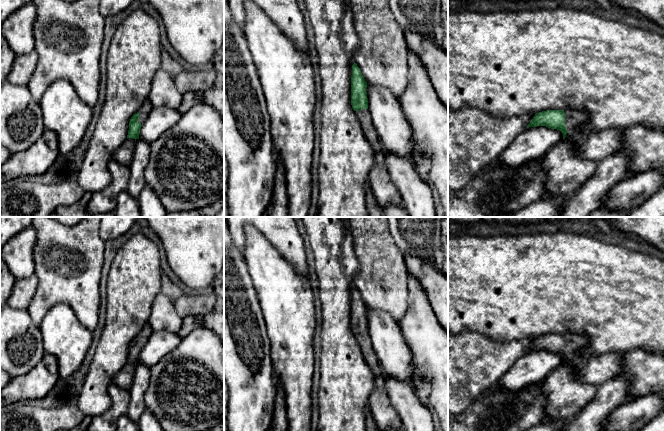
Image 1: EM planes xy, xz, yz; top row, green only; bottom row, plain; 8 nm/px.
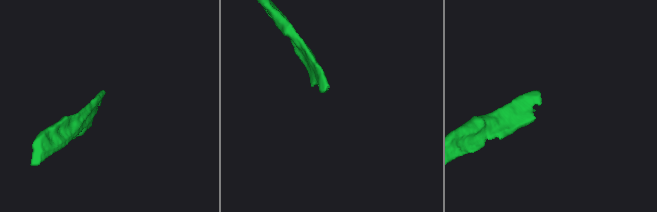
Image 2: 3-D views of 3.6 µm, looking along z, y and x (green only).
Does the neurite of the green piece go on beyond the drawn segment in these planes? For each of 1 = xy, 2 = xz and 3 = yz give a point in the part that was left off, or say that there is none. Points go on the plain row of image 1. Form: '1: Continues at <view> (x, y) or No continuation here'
1: Continues at xy (124, 378)
2: Continues at xz (384, 414)
3: Continues at yz (596, 369)

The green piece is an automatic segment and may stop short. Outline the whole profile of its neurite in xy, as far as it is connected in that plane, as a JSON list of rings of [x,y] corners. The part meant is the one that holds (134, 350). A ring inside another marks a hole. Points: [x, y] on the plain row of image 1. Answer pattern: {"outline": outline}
{"outline": [[[147,323],[142,328],[138,336],[131,341],[129,345],[127,363],[113,378],[112,383],[116,386],[127,390],[130,389],[133,382],[135,369],[139,363],[140,353],[152,332],[151,326]]]}

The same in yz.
{"outline": [[[577,333],[566,334],[546,334],[536,337],[533,343],[528,348],[529,351],[546,350],[551,353],[560,354],[563,358],[563,363],[571,366],[579,380],[600,386],[605,381],[620,374],[623,365],[625,353],[603,353],[586,357],[580,354],[580,349],[586,346],[588,338]]]}

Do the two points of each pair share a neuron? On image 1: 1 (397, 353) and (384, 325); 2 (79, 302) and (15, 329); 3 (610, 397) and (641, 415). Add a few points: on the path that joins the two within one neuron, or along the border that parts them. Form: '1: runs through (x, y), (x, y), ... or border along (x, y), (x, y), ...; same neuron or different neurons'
1: runs through (390, 346), (384, 332); same neuron
2: border along (26, 310), (30, 318), (38, 326); different neurons
3: border along (626, 401), (605, 420); different neurons

